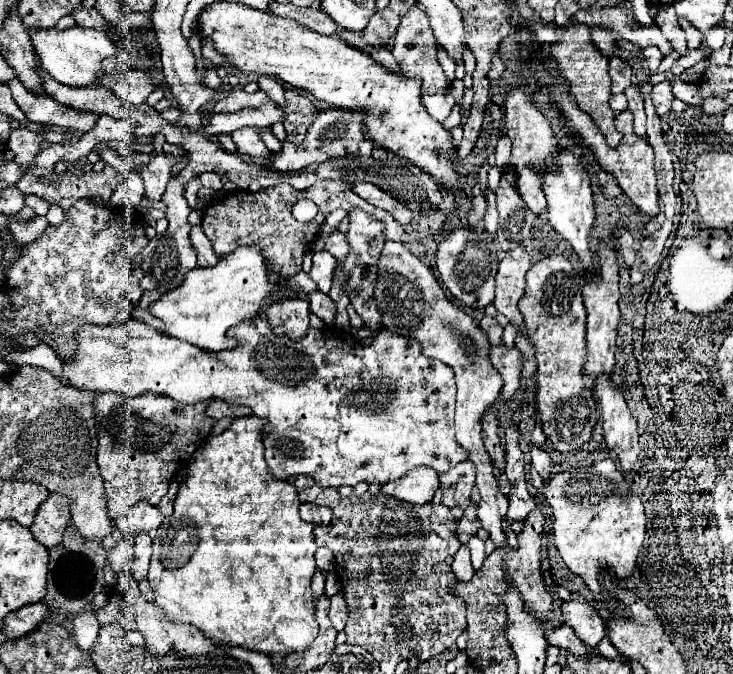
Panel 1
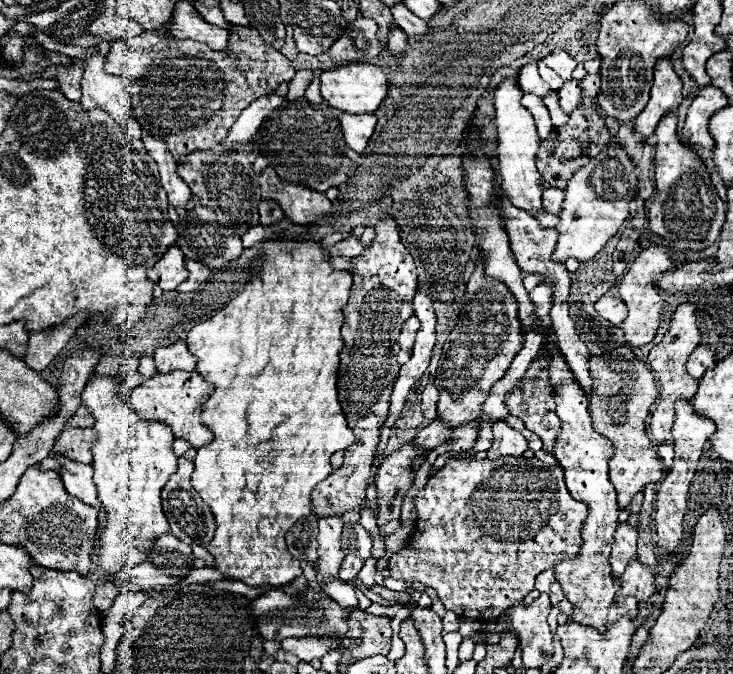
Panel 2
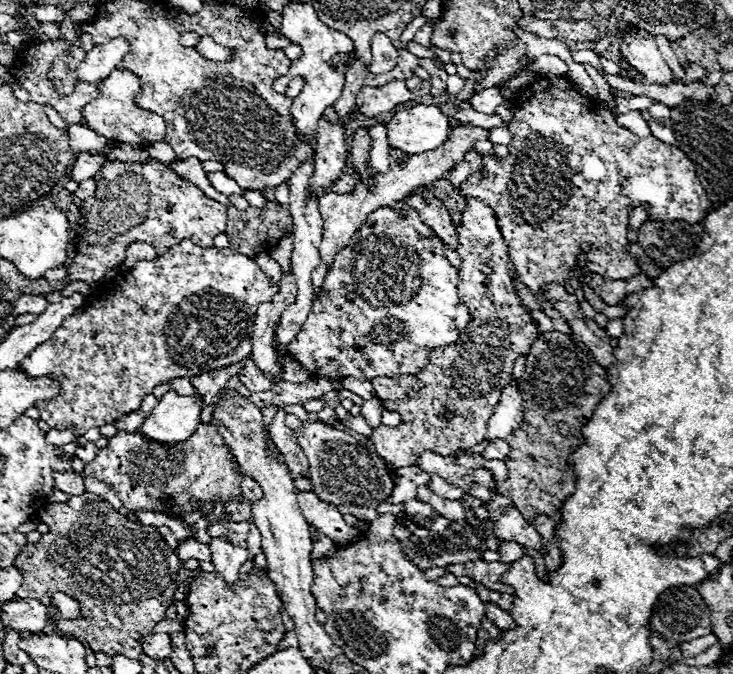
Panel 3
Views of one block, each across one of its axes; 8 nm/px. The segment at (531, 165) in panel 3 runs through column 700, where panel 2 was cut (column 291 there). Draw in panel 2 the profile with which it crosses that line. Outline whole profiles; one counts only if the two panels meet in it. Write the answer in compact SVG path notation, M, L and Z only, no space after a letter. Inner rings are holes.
M266 168L260 174L260 188L262 198L276 200L286 218L290 218L294 224L318 224L324 216L330 214L330 200L314 192L302 184L286 184L282 182L272 168Z

